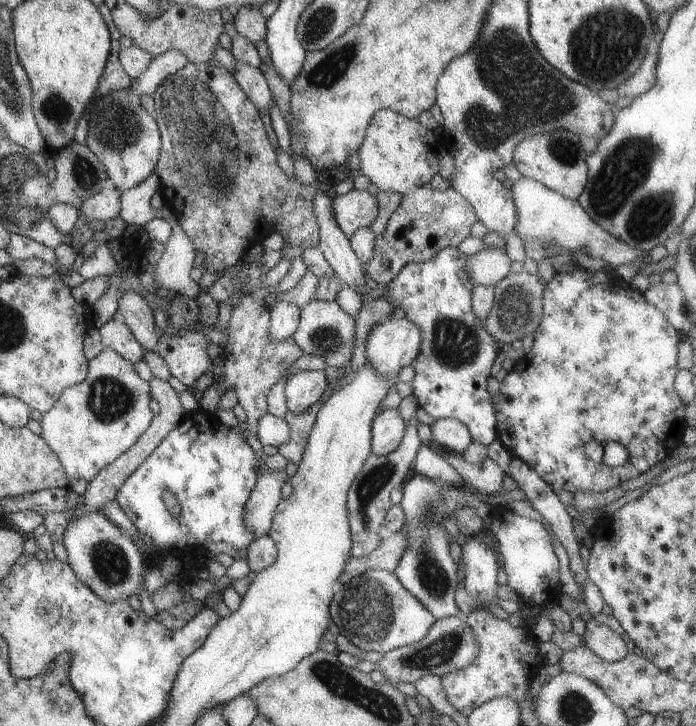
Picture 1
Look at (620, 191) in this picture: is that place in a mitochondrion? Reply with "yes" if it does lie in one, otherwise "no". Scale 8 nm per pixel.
yes

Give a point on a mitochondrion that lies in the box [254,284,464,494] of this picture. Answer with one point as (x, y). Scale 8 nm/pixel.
(325, 340)

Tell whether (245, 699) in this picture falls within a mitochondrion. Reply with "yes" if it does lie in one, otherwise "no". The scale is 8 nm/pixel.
no

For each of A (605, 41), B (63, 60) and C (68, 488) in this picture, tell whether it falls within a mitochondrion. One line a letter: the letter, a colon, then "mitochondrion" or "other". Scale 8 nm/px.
A: mitochondrion
B: other
C: other

